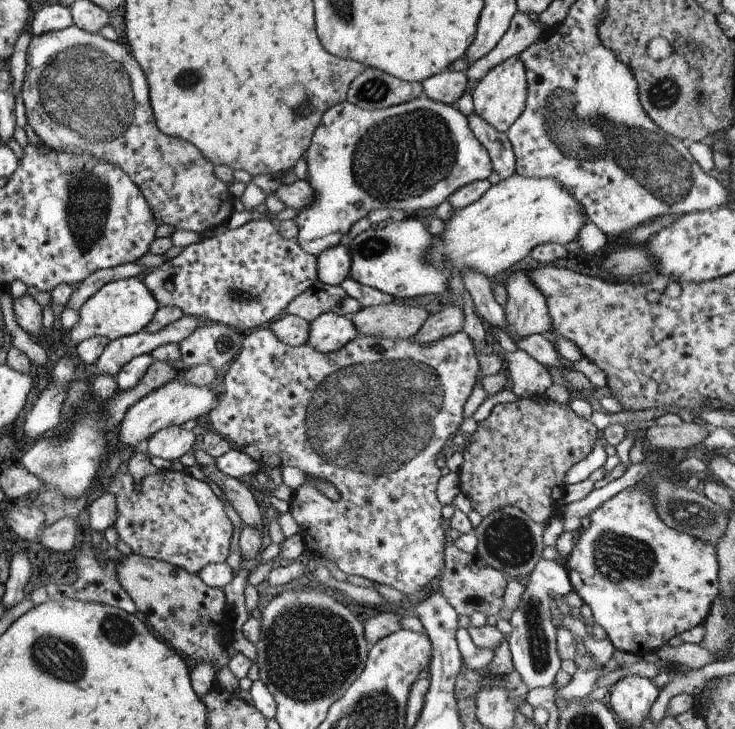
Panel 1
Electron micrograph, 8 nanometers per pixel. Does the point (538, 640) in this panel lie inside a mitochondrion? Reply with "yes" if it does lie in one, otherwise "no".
yes

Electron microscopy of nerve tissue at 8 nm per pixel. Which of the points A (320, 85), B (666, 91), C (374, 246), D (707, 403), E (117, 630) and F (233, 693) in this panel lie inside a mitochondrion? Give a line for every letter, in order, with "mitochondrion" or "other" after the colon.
A: other
B: mitochondrion
C: mitochondrion
D: other
E: mitochondrion
F: other

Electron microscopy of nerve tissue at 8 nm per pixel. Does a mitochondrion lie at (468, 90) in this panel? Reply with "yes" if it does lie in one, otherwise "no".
no

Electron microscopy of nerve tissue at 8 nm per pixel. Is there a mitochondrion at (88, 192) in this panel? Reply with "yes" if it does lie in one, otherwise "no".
yes

